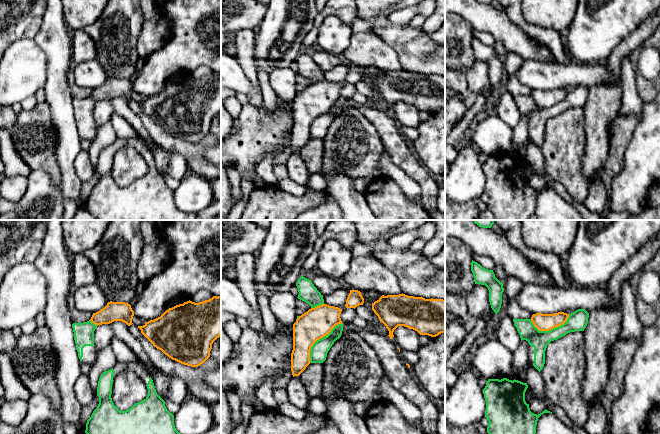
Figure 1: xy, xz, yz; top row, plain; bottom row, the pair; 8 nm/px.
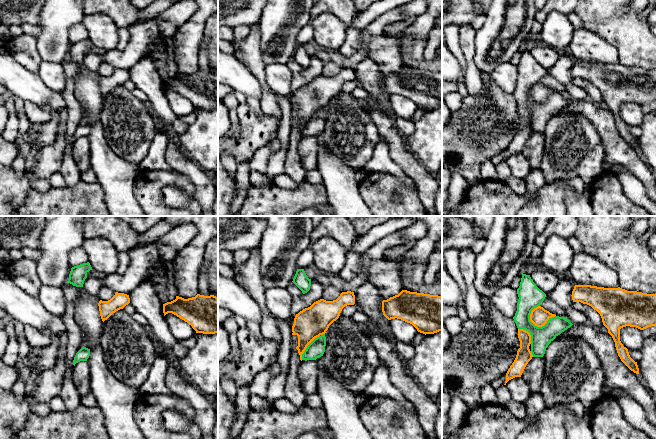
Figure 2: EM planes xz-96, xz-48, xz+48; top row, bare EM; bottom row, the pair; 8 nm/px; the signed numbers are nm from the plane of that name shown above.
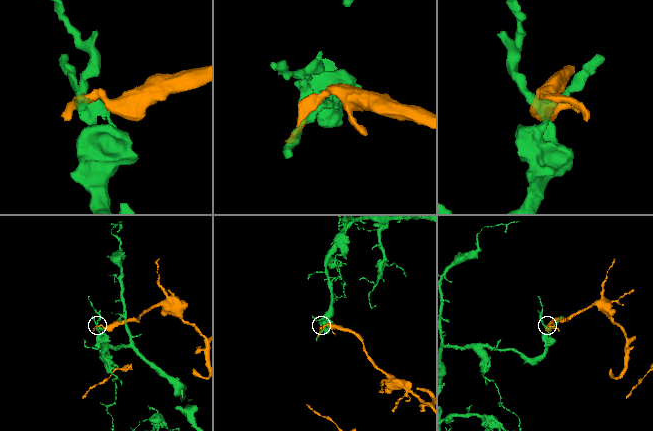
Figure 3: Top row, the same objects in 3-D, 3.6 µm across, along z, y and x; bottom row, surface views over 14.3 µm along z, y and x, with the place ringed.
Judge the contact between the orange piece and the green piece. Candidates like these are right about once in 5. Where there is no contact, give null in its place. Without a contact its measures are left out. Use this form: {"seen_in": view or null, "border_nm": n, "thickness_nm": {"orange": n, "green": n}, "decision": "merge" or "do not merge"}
{"seen_in": "xz", "border_nm": 400, "thickness_nm": {"orange": 240, "green": 140}, "decision": "do not merge"}

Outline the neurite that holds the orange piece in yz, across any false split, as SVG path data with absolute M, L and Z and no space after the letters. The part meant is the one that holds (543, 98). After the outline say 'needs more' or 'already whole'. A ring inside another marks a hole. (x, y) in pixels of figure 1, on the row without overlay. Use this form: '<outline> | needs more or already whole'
M564 88L554 90L536 89L532 91L531 97L539 107L549 107L563 101L568 93L569 90Z | already whole

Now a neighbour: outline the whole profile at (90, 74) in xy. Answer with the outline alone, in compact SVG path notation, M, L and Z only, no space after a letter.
M96 59L74 65L73 73L75 84L83 88L96 89L108 79L107 74Z

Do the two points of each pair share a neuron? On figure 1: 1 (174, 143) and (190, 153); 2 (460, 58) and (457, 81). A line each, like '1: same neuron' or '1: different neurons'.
1: same neuron
2: different neurons

